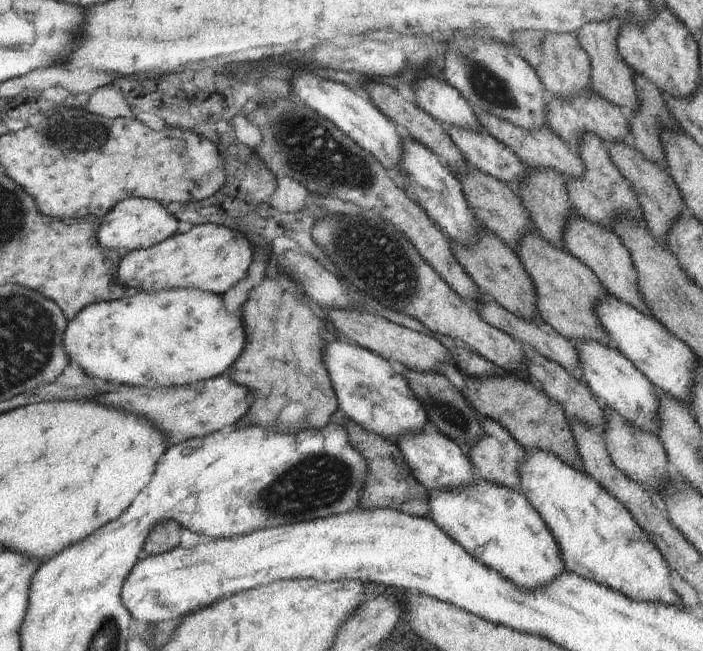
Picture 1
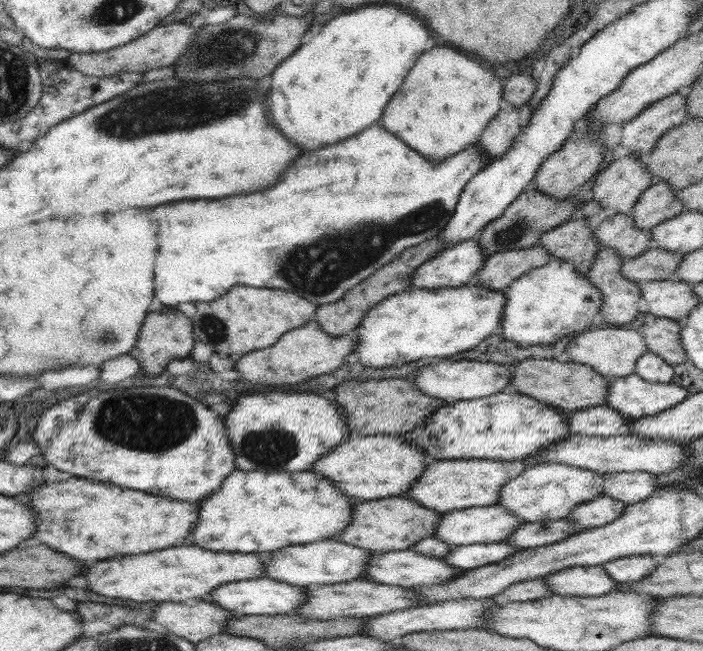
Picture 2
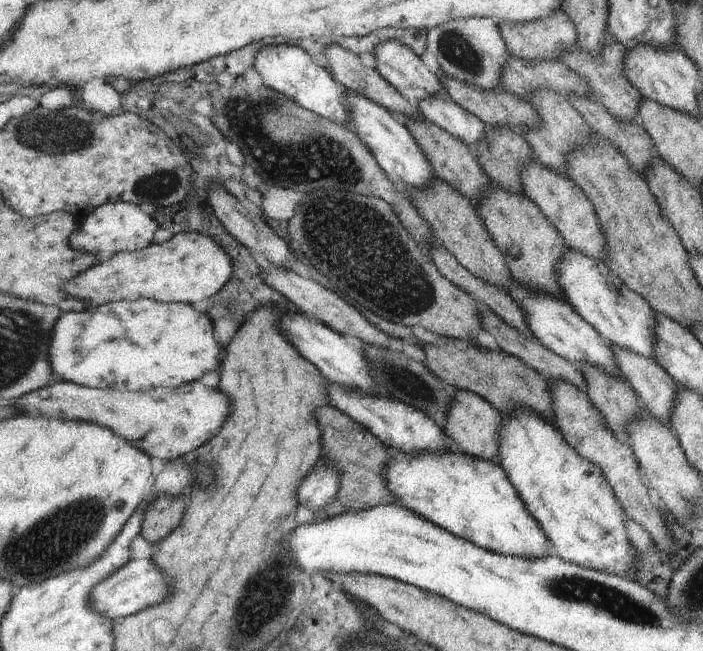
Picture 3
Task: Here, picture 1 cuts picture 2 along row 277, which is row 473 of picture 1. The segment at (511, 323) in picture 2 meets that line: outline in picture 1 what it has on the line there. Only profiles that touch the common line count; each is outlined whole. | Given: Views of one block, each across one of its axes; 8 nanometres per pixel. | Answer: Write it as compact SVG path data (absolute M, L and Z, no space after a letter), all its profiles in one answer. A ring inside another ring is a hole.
M548 450L525 451L526 460L518 466L522 496L538 512L553 539L556 540L560 558L562 558L567 572L572 572L572 574L582 576L582 578L592 580L602 586L608 586L608 588L628 596L634 602L658 602L658 604L666 604L666 606L683 607L680 595L672 588L671 568L666 564L666 560L662 558L657 546L654 546L644 530L636 524L632 514L610 492L606 492L590 474L572 468Z

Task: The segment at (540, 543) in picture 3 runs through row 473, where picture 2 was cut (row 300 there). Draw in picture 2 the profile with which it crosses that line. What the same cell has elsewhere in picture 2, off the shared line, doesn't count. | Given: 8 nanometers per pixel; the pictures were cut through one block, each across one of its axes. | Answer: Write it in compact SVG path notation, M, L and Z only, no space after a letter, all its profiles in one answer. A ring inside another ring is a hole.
M475 281L458 288L408 288L404 292L392 294L372 308L360 322L354 336L357 338L356 354L358 362L368 368L388 368L396 364L408 364L425 358L448 358L452 354L476 348L484 338L488 338L501 327L505 299L502 292L490 290Z

